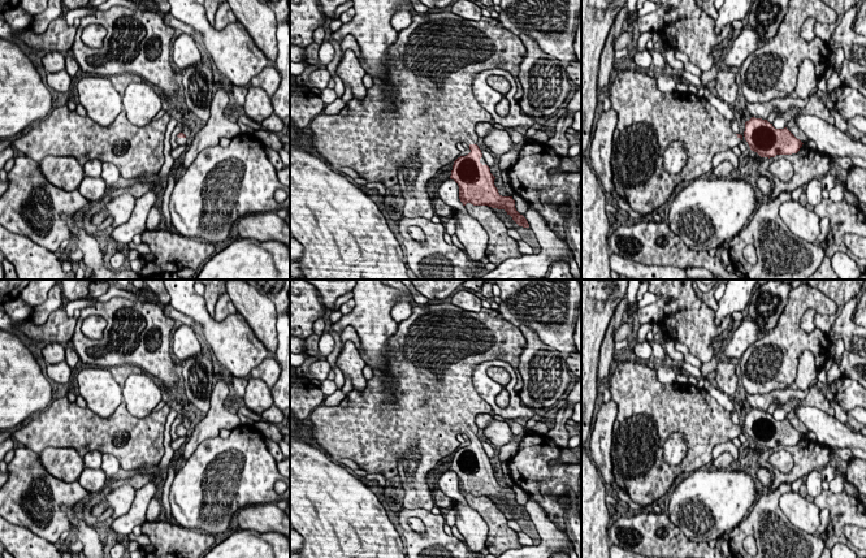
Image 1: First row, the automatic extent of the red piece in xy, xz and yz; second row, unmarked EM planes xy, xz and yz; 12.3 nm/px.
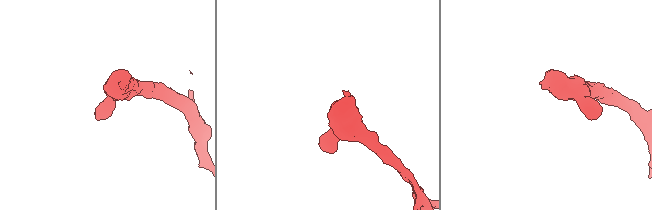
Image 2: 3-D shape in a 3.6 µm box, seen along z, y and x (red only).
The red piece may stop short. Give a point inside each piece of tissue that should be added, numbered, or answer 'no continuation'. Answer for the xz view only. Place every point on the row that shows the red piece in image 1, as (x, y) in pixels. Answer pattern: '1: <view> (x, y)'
1: xz (432, 65)

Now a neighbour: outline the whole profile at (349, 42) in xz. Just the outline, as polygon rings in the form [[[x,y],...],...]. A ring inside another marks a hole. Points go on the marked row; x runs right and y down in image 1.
[[[347,34],[346,36],[343,36],[339,46],[342,49],[342,57],[347,49],[351,49],[356,55],[356,57],[360,59],[360,46],[358,44],[358,40],[354,35]]]

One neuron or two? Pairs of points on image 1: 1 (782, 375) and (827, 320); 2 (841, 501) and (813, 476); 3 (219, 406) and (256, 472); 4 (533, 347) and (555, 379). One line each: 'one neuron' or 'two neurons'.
1: two neurons
2: two neurons
3: two neurons
4: one neuron

